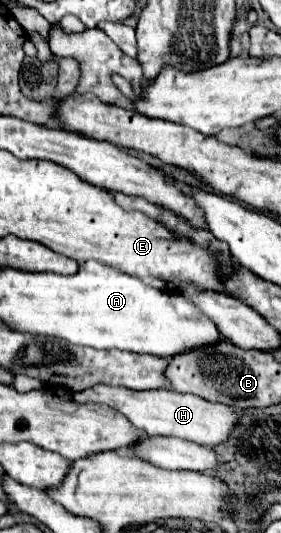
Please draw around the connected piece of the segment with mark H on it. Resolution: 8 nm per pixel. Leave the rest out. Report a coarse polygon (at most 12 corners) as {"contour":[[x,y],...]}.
{"contour":[[96,384],[106,404],[148,436],[222,444],[238,412],[174,390]]}

